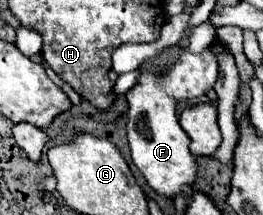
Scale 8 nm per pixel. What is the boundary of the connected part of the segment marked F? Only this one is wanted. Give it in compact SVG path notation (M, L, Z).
M179 46L179 58L167 66L165 74L153 74L141 70L137 84L127 90L127 138L131 158L149 186L163 196L175 198L181 194L185 184L195 180L195 156L189 152L189 138L177 119L177 104L185 98L205 96L213 90L219 76L219 58L213 46L207 46L201 54L193 54L187 46Z

